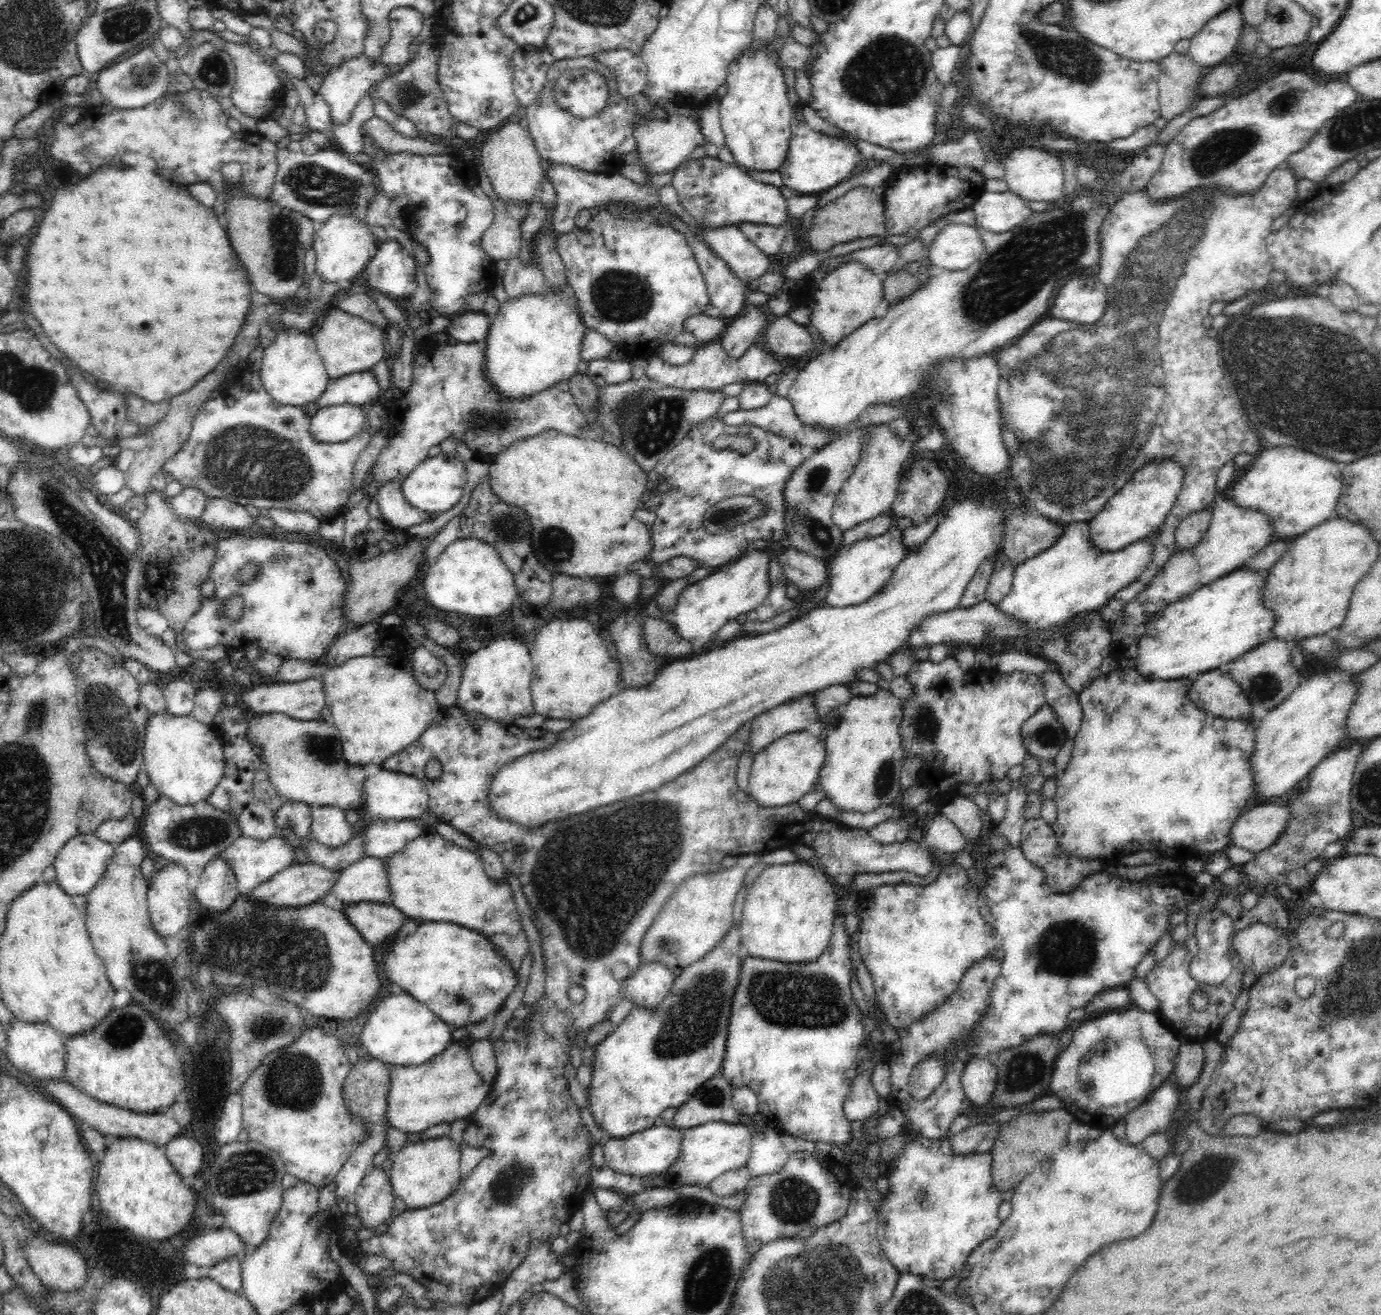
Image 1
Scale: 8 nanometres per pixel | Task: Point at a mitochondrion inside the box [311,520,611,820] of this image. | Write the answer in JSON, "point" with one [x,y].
{"point":[554,544]}

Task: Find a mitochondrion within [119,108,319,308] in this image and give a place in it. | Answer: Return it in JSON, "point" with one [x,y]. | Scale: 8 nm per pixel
{"point":[284,231]}

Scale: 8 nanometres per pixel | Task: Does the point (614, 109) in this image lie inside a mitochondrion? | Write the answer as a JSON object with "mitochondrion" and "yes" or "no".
{"mitochondrion":"no"}

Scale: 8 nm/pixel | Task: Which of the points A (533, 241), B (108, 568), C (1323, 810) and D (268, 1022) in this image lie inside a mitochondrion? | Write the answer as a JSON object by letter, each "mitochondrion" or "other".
{"A":"other","B":"mitochondrion","C":"mitochondrion","D":"mitochondrion"}

